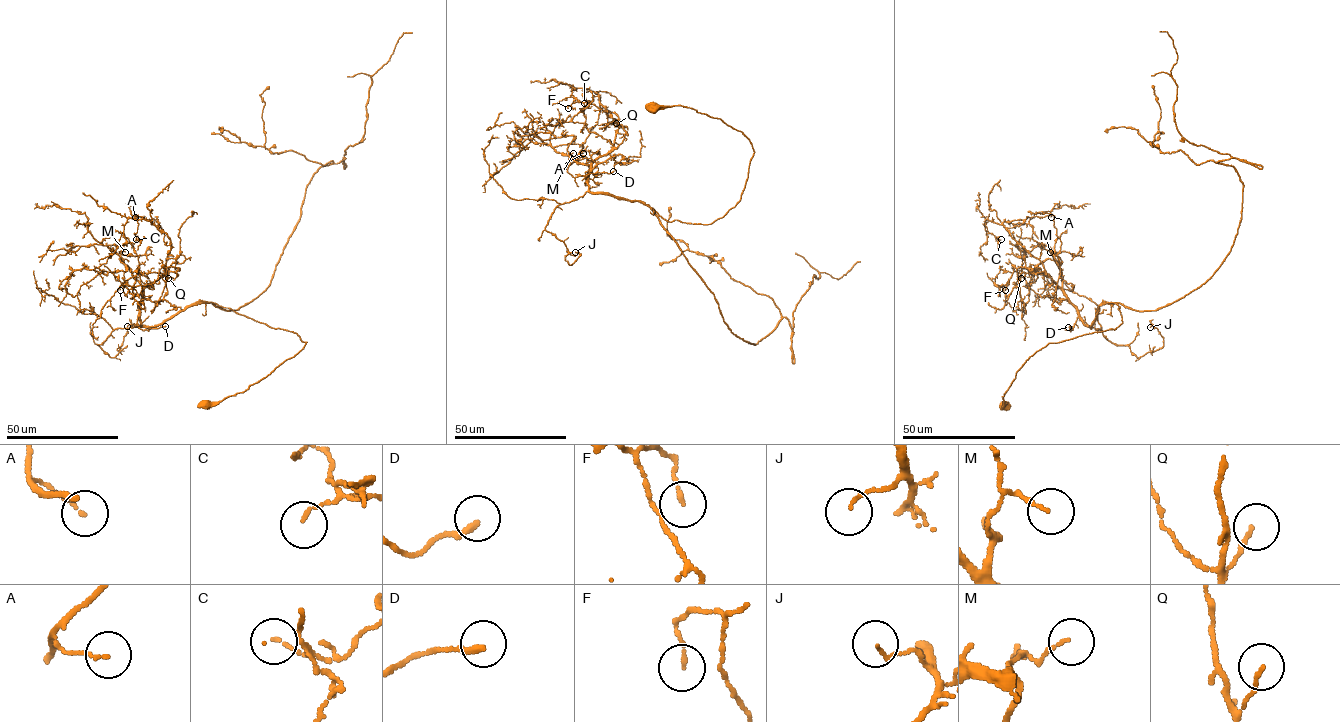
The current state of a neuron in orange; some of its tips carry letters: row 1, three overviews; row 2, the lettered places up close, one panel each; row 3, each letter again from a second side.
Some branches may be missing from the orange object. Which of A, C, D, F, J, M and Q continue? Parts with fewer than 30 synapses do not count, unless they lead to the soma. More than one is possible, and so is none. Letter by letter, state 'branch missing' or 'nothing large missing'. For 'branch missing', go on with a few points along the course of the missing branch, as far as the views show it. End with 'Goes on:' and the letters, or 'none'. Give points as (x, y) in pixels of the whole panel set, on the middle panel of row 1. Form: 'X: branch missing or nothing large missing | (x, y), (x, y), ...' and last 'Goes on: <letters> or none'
A: nothing large missing
C: nothing large missing
D: nothing large missing
F: nothing large missing
J: nothing large missing
M: nothing large missing
Q: nothing large missing
Goes on: none

